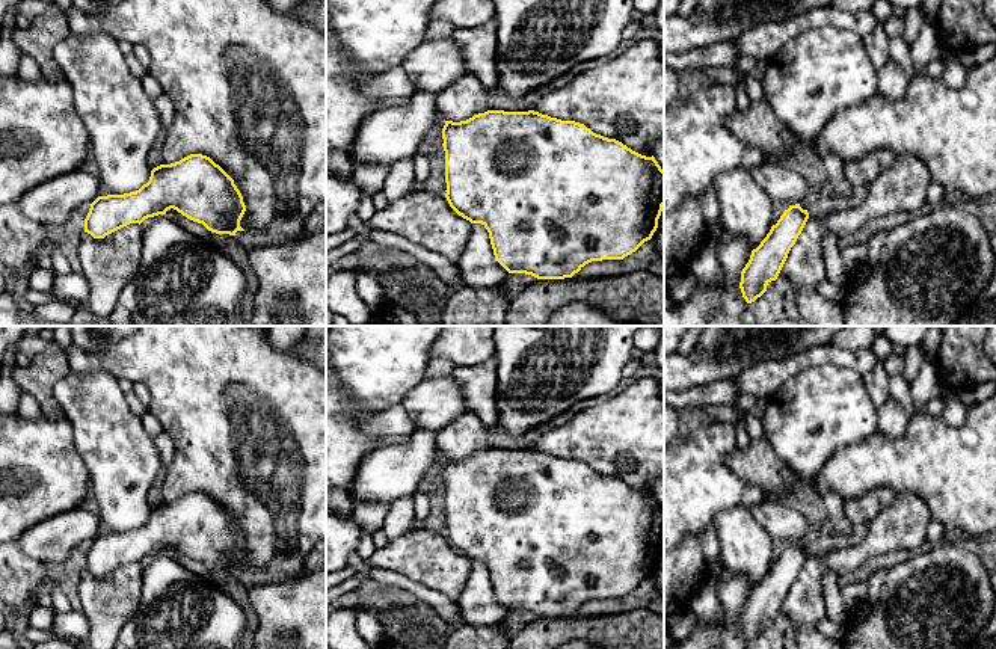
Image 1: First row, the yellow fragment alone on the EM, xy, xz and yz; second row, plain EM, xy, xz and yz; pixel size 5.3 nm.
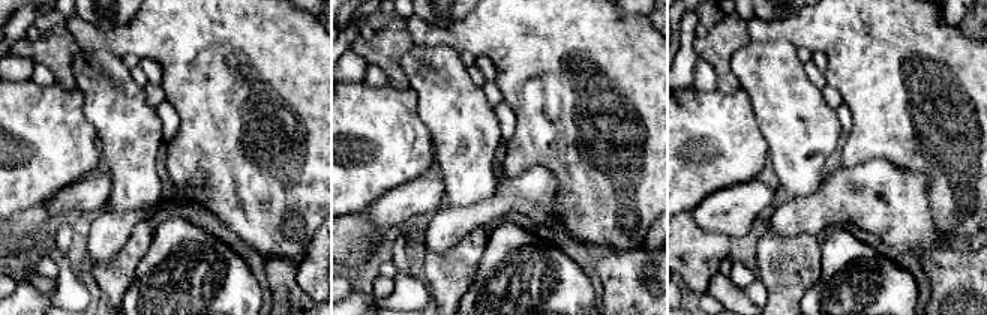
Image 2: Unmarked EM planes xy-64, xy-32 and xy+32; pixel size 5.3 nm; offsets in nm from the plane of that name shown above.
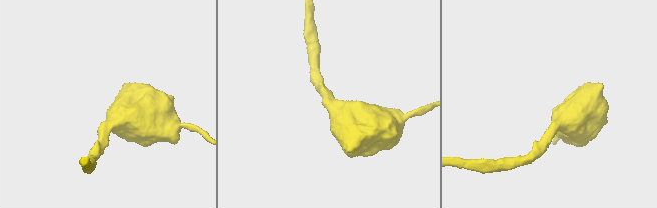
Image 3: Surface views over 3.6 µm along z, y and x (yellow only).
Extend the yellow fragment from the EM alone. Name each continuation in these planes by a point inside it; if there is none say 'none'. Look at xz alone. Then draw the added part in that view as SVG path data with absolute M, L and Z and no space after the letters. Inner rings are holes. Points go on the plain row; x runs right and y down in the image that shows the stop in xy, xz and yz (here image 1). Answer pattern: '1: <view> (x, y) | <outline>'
none

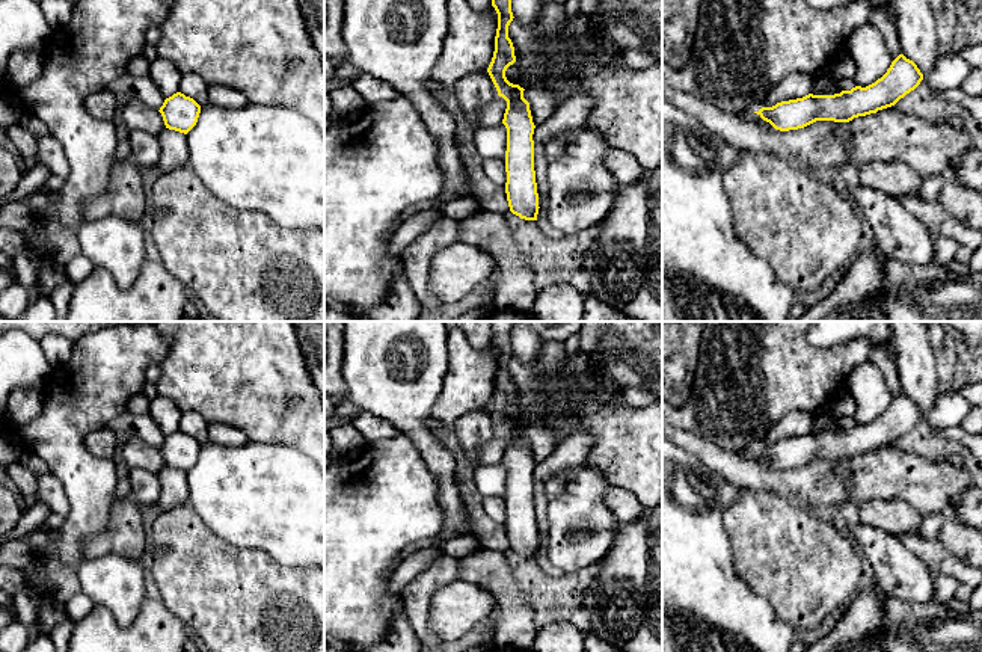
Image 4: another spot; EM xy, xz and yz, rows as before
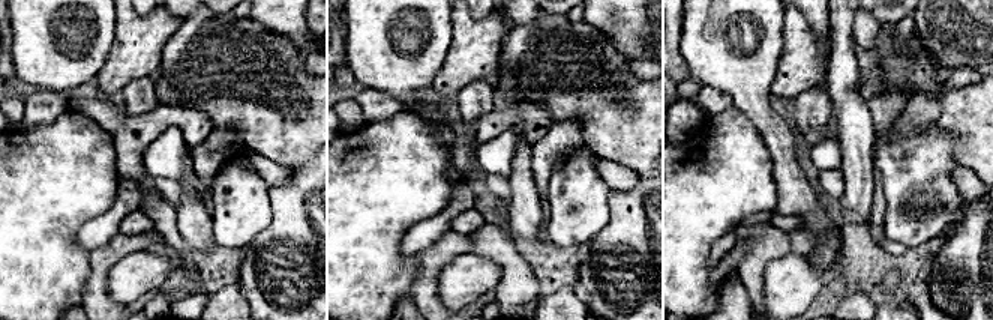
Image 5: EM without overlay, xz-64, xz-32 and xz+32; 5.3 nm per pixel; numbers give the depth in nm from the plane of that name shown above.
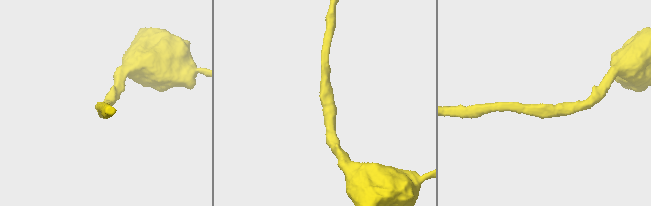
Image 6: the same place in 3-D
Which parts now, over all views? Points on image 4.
none

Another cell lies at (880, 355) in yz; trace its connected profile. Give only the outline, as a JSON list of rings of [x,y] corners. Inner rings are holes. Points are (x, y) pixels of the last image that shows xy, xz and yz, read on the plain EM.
[[[872,343],[870,361],[884,374],[891,398],[895,398],[899,392],[902,392],[902,389],[899,383],[899,371],[896,368],[895,358],[890,356],[888,350],[890,350],[888,343]]]

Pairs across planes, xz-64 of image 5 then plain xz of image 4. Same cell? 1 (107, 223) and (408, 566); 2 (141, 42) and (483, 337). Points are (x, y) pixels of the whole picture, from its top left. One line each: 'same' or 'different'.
1: same
2: different

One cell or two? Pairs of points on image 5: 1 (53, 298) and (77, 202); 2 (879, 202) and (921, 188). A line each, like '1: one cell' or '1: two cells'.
1: one cell
2: two cells

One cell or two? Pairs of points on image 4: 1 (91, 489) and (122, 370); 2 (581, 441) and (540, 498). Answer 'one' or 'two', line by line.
1: one
2: one

